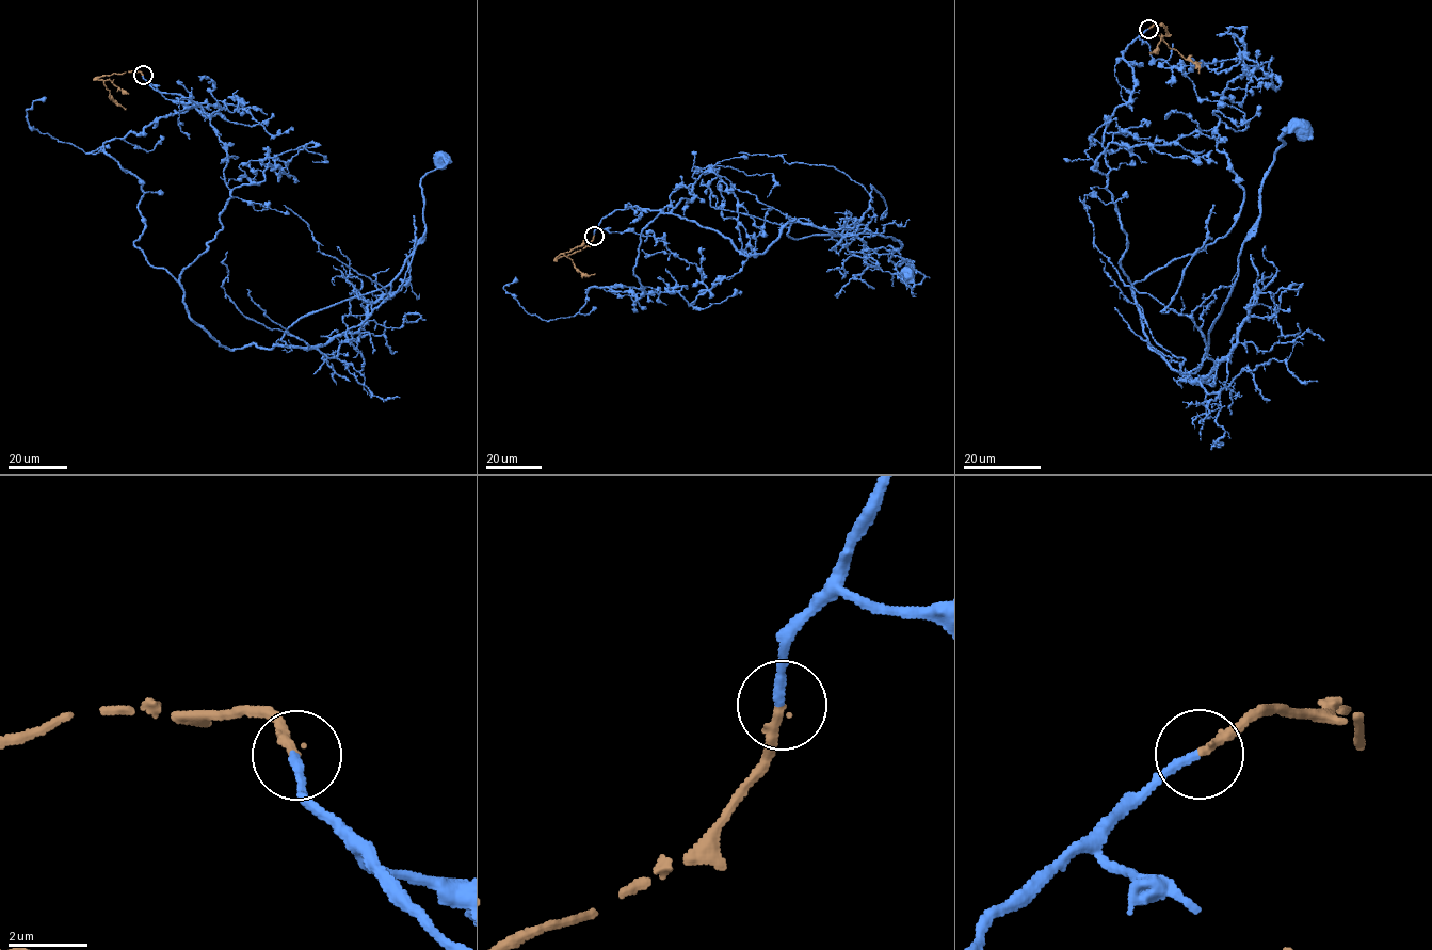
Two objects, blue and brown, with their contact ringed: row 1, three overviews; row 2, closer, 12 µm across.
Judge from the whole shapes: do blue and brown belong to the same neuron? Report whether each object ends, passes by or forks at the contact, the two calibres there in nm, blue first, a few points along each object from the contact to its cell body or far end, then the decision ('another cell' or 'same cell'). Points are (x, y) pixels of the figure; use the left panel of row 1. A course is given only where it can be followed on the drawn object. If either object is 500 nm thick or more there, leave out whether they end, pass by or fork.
blue ends there; brown ends there; 240 nm thick on the blue side, 220 nm on the other; blue runs (142, 75), (224, 143), (222, 229), (180, 285), (230, 350), (285, 345), (384, 288), (441, 157); brown runs (142, 75), (128, 71), (96, 78), (102, 80), (110, 98), (126, 109); same cell

